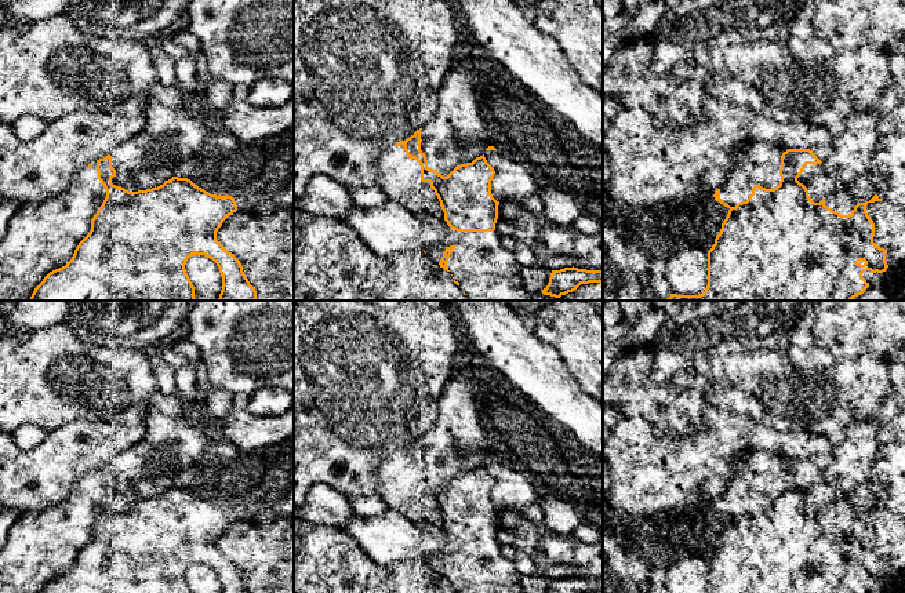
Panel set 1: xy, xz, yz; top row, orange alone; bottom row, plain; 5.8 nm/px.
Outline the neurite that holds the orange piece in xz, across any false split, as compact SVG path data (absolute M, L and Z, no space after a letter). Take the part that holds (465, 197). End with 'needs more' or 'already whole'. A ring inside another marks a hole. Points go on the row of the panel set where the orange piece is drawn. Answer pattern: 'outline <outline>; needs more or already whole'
outline M421 130L395 146L403 145L407 156L421 164L421 181L430 183L444 212L444 221L459 233L459 243L443 252L440 268L451 273L454 283L469 301L533 301L533 294L526 290L520 279L521 266L515 254L502 247L502 237L495 232L499 201L491 194L494 168L483 154L443 177L437 170L428 167L426 156L421 150Z; needs more

